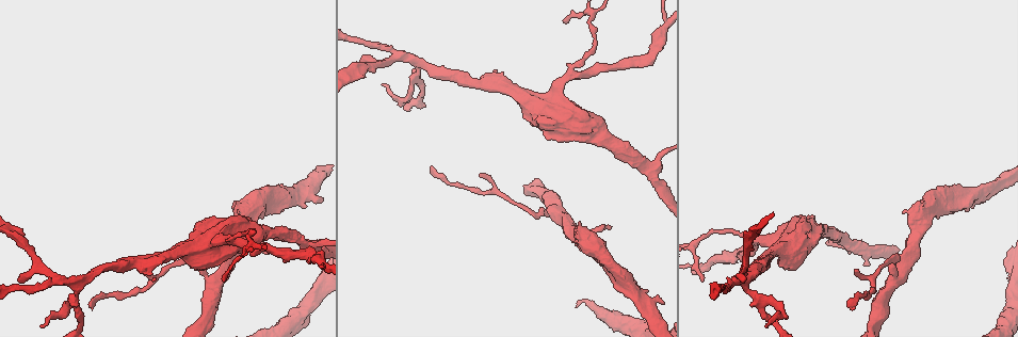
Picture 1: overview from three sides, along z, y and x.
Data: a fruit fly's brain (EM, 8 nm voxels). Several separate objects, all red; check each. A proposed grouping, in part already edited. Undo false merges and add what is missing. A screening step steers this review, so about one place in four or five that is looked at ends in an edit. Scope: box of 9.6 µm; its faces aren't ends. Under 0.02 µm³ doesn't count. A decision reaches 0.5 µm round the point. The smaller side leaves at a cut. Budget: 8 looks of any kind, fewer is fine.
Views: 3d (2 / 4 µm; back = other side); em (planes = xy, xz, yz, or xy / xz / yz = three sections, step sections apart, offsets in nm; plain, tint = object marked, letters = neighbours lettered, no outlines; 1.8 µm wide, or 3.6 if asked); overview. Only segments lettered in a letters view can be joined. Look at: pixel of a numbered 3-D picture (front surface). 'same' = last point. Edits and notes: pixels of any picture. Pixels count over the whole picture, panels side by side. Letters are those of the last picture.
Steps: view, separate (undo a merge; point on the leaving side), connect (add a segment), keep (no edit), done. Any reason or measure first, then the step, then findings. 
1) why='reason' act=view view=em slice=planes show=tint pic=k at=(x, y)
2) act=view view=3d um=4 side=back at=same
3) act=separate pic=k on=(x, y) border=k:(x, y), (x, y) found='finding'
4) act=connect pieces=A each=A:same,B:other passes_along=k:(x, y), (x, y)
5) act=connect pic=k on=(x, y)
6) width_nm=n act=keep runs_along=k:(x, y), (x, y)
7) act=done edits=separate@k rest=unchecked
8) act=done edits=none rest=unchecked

act=view view=em slice=yz step=4 show=plain pic=1 at=(692, 242)

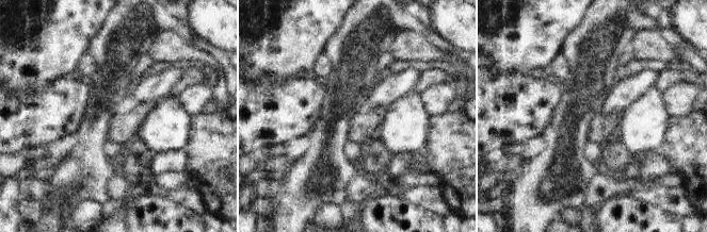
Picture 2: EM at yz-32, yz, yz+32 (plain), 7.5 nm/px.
act=view view=em slice=yz step=4 show=letters at=same

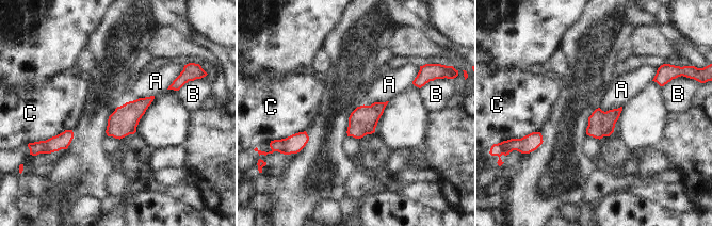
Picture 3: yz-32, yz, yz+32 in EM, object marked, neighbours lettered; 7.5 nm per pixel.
longest_contact=A:220nm act=keep each=A:other,B:other,C:other found='one neuron here'

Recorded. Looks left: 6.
why='thick turns thin' act=view view=em um=3.6 slice=xz step=16 show=tint pic=1 at=(788, 248)

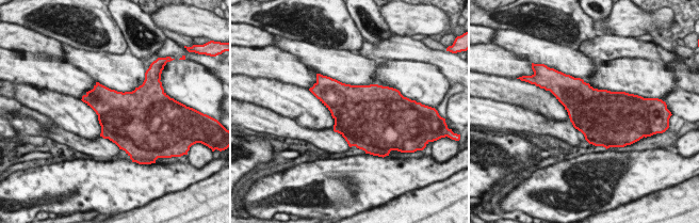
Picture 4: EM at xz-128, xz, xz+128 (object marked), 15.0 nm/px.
why='what lies round it' act=view view=em um=3.6 slice=xz step=16 show=letters at=same

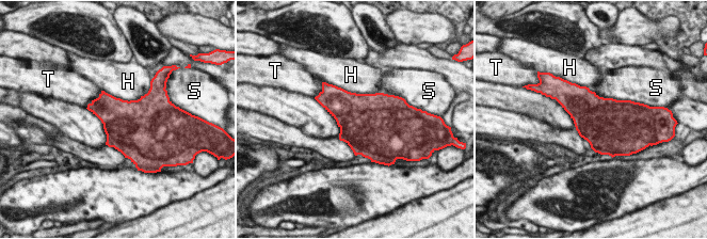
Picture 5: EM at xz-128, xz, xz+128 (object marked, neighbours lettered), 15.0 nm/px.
act=keep each=H:other,S:other,T:other found='continuous, no second neuron'

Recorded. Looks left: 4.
why='an open end' act=view view=em slice=planes show=plain pic=1 at=(479, 174)

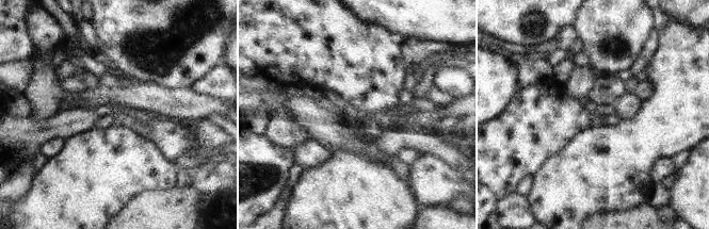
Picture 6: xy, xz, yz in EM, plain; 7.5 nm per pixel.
why='see the neighbours' act=view view=em slice=planes show=letters at=same

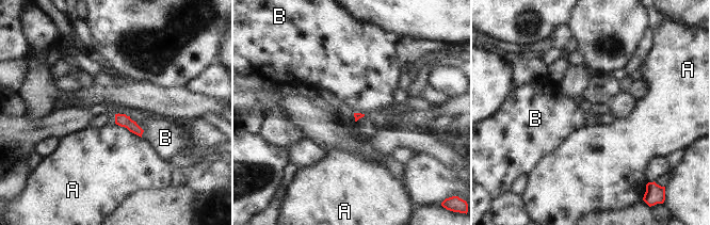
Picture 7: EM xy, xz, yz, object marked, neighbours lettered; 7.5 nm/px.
act=keep each=A:other,B:other border=7:(129, 117), (143, 130), (142, 137) found='none of them fits'

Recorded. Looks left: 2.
act=done edits=none rest=unchecked

